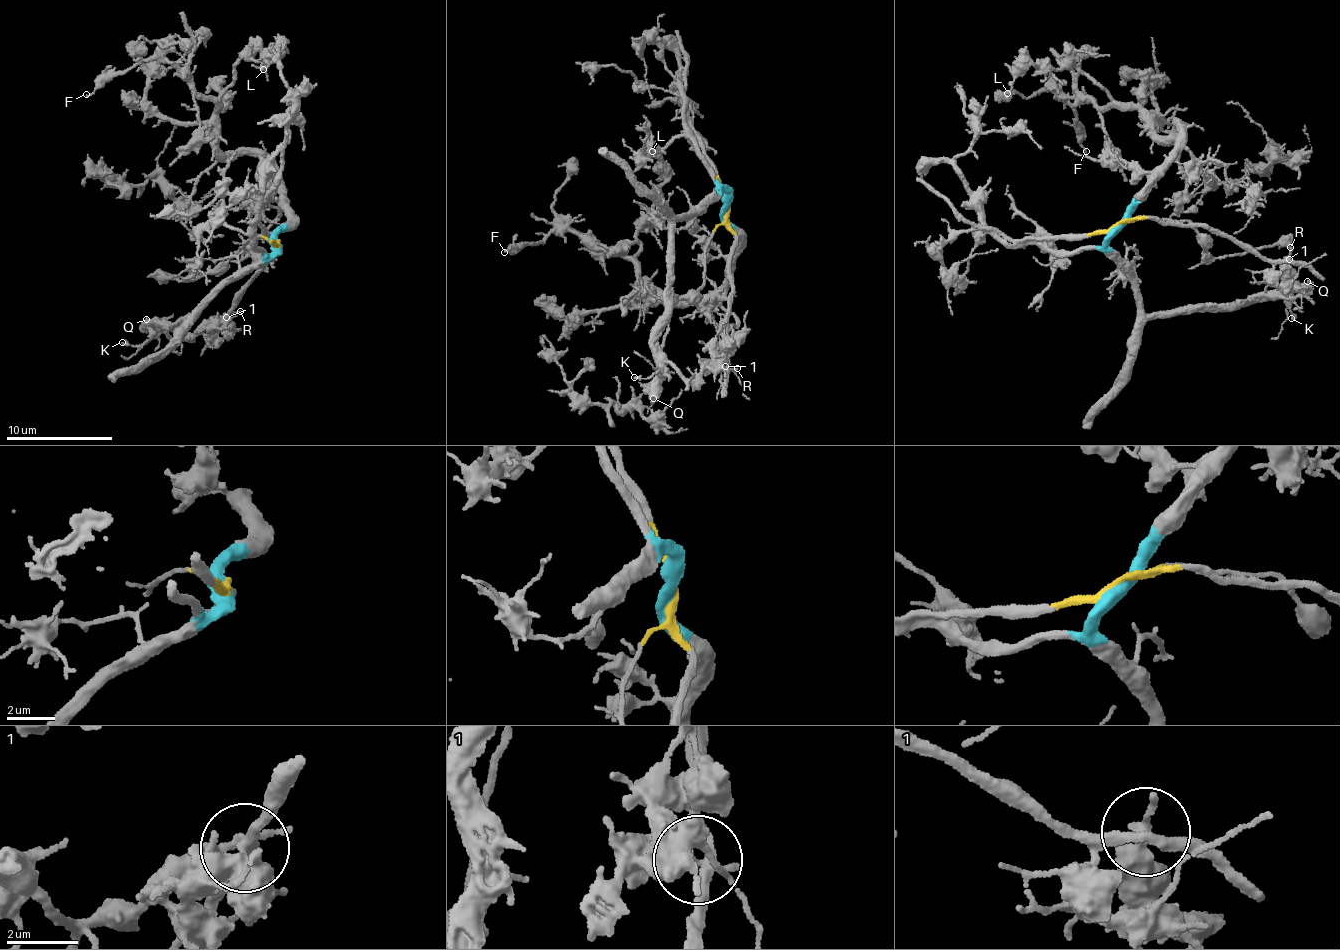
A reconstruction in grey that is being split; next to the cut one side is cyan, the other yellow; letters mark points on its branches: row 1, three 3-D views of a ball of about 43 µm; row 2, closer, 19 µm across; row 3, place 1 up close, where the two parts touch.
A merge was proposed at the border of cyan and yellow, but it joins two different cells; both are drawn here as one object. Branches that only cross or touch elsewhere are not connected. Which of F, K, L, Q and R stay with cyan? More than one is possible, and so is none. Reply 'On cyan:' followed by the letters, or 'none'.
On cyan: F, K, L, Q, R

